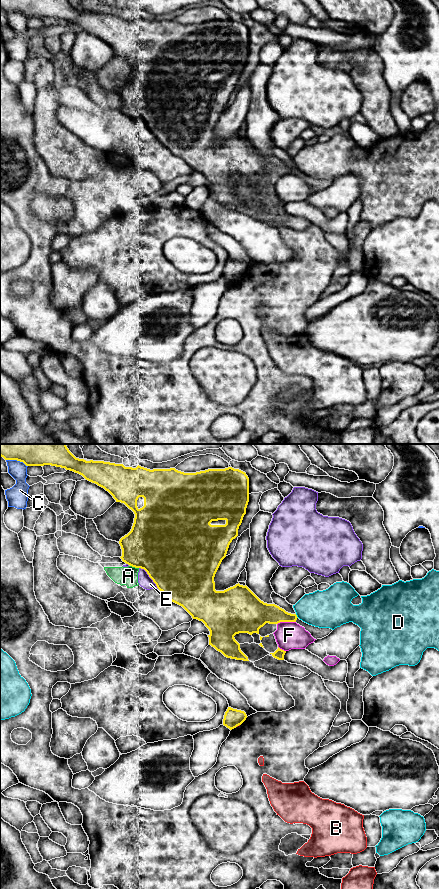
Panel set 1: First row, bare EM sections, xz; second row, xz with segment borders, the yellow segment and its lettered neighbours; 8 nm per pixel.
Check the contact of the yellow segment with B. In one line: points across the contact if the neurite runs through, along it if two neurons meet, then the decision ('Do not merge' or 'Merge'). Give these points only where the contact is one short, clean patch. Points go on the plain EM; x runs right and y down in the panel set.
Boundary: xz (239, 276), (236, 278). Do not merge

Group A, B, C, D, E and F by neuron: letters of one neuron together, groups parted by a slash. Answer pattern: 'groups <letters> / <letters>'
groups A E / B / C / D / F

